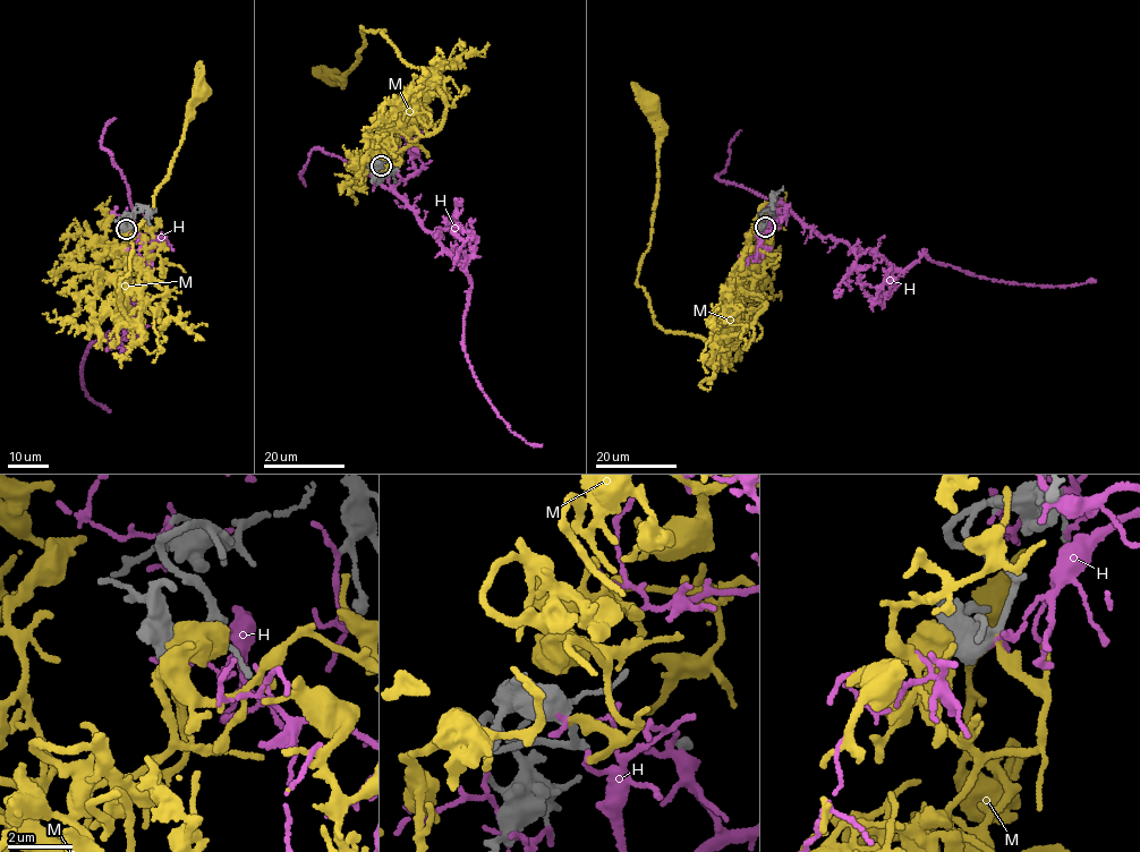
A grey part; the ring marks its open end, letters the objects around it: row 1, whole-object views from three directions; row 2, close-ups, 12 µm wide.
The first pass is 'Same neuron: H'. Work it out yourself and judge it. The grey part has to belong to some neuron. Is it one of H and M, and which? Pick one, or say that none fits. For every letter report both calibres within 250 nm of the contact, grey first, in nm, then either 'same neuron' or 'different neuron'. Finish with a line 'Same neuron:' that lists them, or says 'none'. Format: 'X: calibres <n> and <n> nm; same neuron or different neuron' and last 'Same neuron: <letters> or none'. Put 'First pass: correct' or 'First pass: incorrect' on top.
First pass: incorrect
H: calibres 460 and 170 nm; different neuron
M: calibres 400 and 200 nm; same neuron
Same neuron: M

